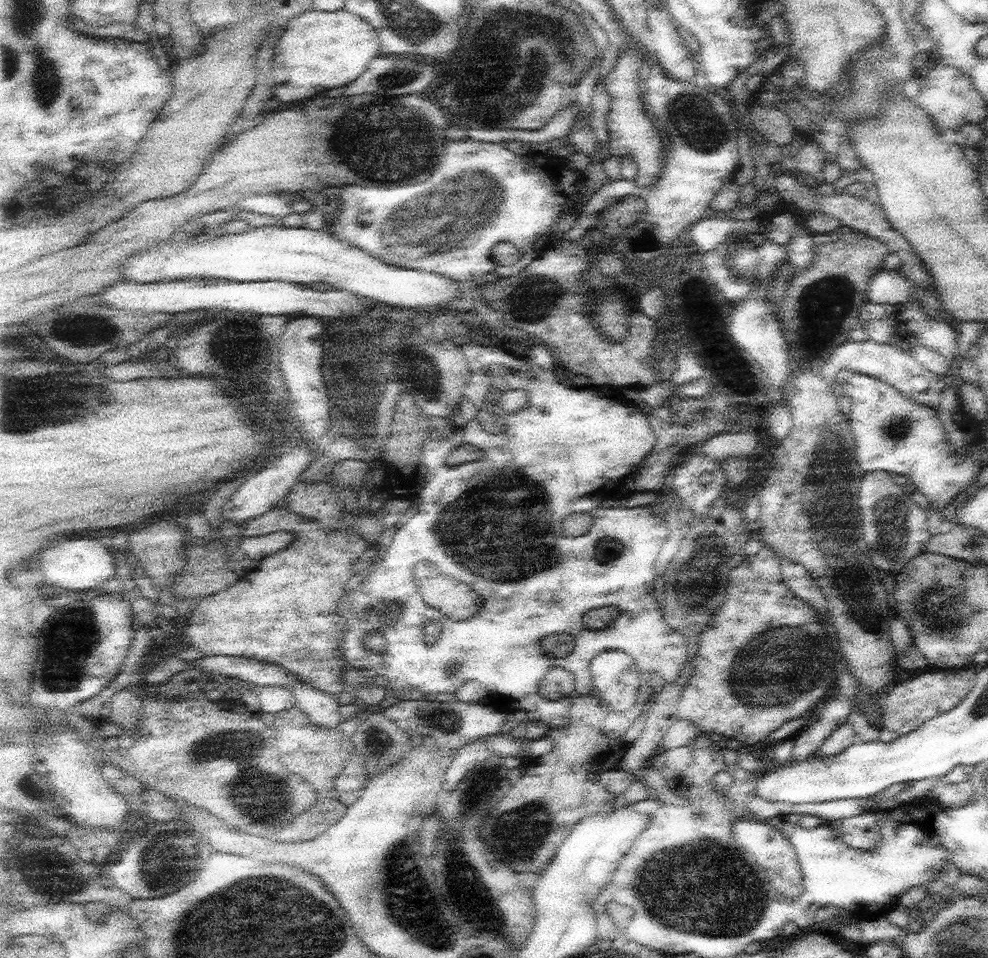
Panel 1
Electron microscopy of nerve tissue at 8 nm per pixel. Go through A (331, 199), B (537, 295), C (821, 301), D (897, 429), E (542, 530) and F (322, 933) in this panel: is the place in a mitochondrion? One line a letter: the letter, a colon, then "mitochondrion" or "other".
A: other
B: mitochondrion
C: mitochondrion
D: mitochondrion
E: other
F: mitochondrion

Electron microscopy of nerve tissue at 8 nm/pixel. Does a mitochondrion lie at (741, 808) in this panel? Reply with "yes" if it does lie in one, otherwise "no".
no

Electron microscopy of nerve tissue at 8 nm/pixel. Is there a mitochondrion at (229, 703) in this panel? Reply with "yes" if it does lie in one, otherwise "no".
no

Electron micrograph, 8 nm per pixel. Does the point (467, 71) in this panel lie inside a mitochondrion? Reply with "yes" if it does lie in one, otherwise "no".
no

